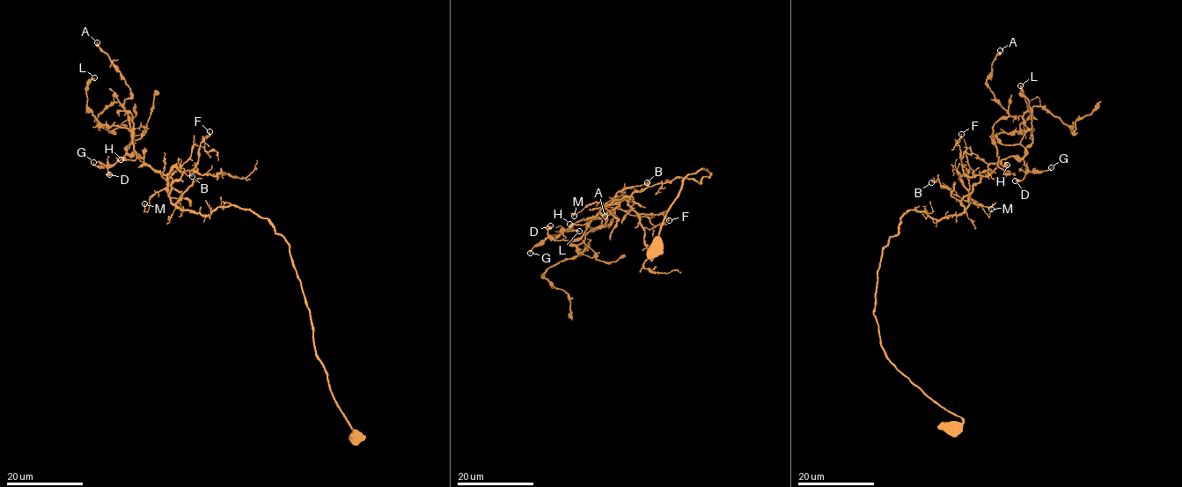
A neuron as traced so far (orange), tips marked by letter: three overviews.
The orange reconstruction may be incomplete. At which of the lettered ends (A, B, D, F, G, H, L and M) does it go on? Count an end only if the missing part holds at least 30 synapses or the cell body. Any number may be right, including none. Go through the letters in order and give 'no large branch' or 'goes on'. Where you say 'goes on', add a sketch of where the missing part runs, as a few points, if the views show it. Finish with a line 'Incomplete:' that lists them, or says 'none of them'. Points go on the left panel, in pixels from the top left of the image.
A: no large branch
B: no large branch
D: no large branch
F: no large branch
G: no large branch
H: no large branch
L: no large branch
M: no large branch
Incomplete: none of them

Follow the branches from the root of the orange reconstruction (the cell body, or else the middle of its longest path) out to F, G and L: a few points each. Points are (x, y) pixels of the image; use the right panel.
F: (953, 428), (959, 416), (886, 357), (874, 313), (882, 249), (903, 214), (940, 220), (968, 206), (961, 134)
G: (953, 428), (962, 419), (881, 343), (882, 249), (907, 211), (963, 212), (991, 163), (1051, 167)
L: (953, 428), (881, 343), (878, 264), (907, 211), (963, 212), (995, 135), (1030, 115), (1020, 85)

